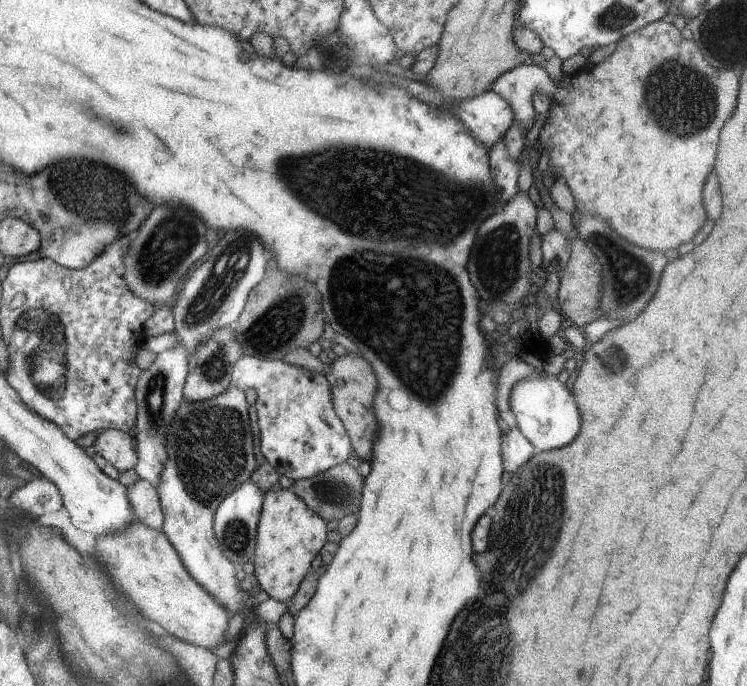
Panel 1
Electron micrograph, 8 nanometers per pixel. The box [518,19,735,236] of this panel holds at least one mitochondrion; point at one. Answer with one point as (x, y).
(682, 98)

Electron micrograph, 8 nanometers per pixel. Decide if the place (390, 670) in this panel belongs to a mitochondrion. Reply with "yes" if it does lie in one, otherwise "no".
no

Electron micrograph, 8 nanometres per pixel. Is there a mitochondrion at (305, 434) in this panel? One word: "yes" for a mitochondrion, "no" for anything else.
no

